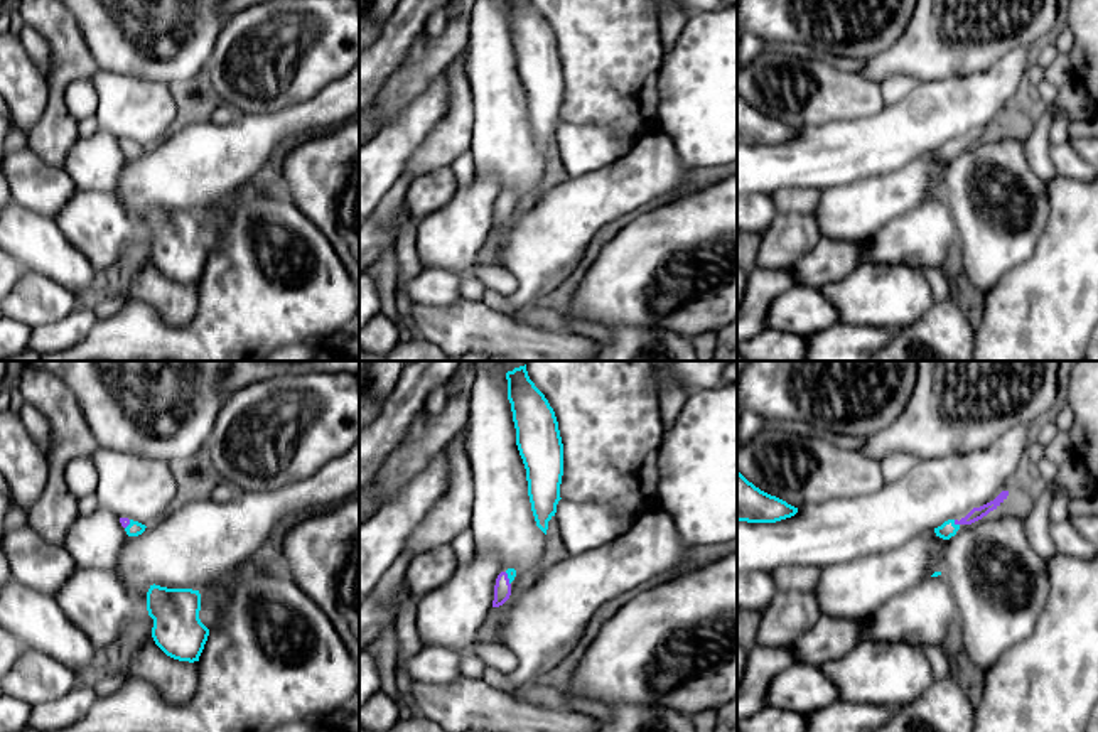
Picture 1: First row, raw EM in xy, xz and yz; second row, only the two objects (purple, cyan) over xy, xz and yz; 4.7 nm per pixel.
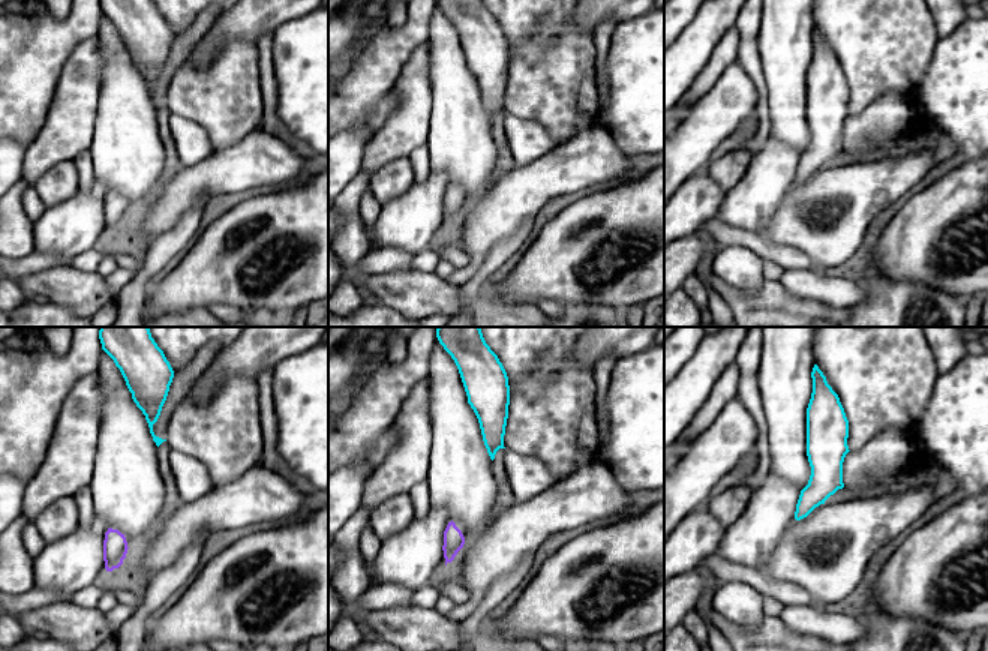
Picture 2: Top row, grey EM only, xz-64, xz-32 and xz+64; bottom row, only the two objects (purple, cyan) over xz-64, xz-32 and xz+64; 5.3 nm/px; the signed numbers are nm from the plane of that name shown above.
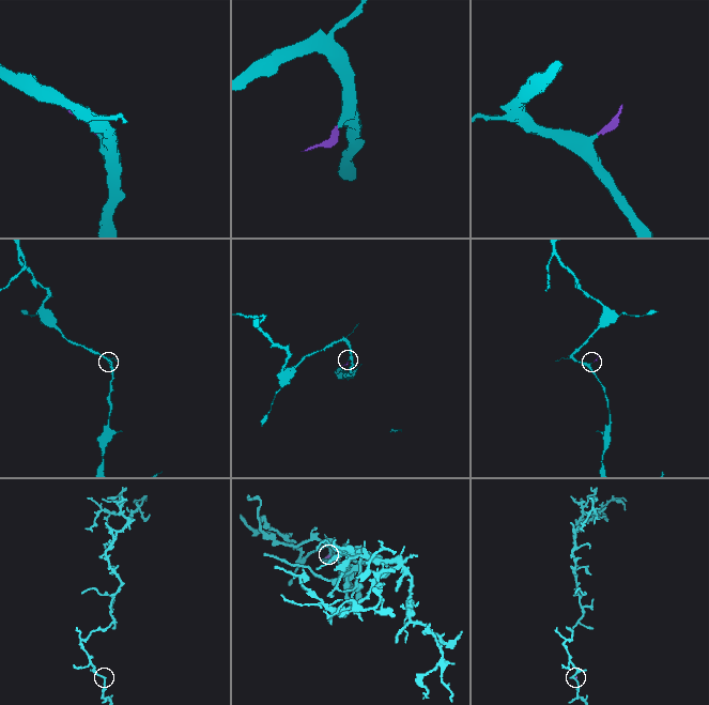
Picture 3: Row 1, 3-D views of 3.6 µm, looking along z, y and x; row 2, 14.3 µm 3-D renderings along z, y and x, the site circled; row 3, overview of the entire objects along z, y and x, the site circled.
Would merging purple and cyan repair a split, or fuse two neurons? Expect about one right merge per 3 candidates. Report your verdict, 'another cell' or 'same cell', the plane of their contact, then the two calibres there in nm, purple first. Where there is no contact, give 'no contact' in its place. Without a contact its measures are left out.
same cell; contact in yz; calibres 60 and 80 nm

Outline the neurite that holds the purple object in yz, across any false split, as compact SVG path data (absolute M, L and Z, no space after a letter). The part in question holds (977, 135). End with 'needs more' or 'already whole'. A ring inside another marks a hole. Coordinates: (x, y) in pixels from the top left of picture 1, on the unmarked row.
M1002 113L993 123L990 123L980 130L973 130L960 143L958 142L945 143L941 148L934 150L936 159L939 159L943 162L950 162L951 159L956 157L956 153L960 152L961 147L972 147L972 145L982 142L990 133L997 132L1007 121L1007 118L1009 118L1009 113Z; needs more

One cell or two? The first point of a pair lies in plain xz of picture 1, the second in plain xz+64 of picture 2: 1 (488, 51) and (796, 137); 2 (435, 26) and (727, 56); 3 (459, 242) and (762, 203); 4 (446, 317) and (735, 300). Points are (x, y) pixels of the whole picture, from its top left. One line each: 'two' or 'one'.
1: one
2: one
3: one
4: one

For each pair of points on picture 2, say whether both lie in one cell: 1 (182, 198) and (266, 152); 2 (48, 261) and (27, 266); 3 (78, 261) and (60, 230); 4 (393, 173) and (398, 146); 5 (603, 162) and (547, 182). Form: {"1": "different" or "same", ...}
{"1": "same", "2": "same", "3": "different", "4": "different", "5": "same"}

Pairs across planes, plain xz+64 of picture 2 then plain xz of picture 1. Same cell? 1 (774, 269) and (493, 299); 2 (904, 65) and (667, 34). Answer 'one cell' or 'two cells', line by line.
1: two cells
2: two cells

